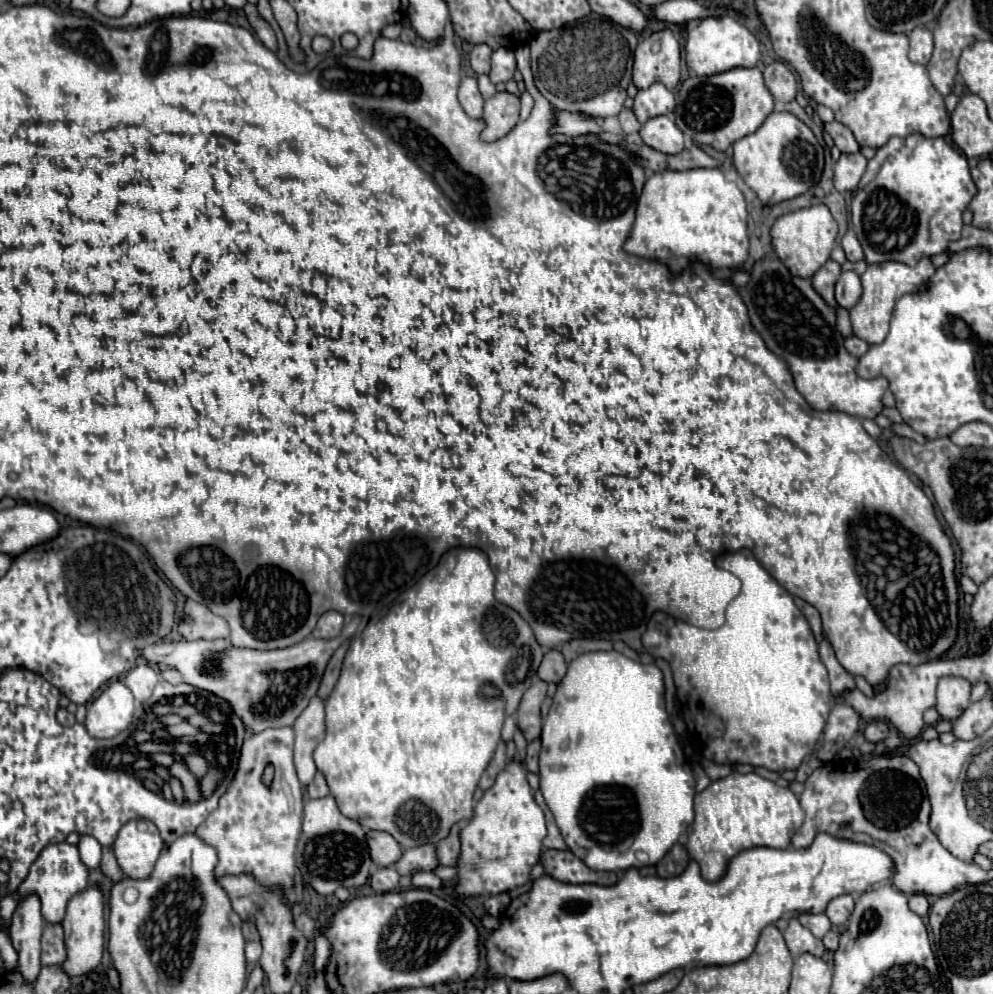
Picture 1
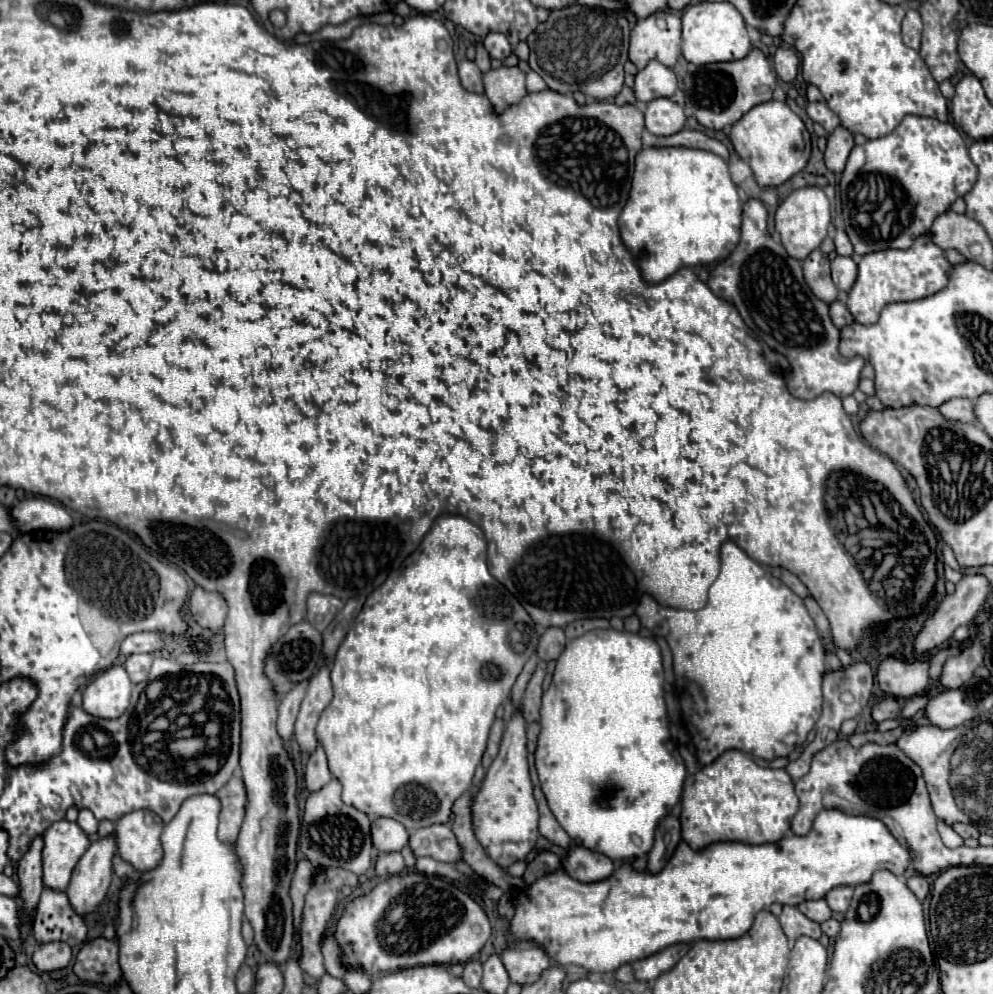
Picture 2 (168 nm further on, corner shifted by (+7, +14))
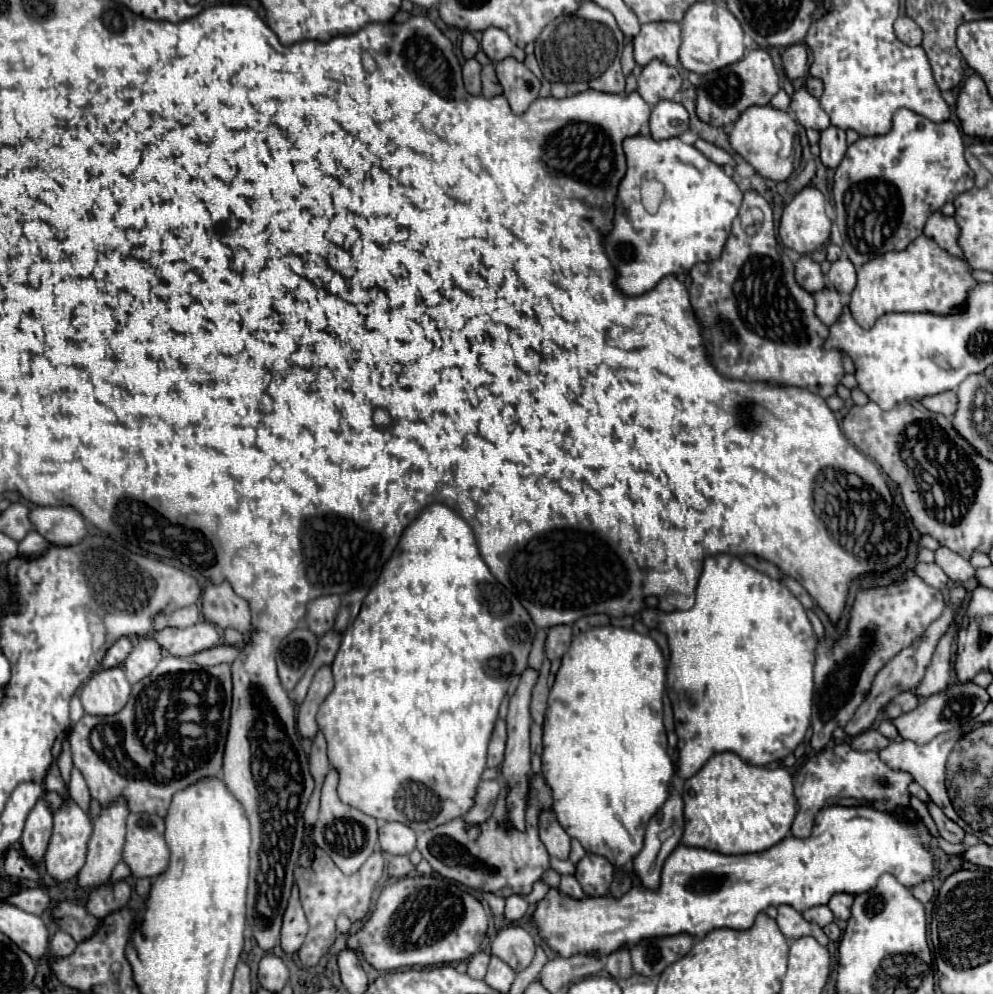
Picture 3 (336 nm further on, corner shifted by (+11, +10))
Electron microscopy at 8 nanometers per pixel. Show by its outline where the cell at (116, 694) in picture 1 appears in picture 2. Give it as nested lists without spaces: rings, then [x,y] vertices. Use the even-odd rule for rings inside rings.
[[[123,666],[97,674],[83,690],[83,710],[97,718],[119,718],[131,700],[133,684]]]

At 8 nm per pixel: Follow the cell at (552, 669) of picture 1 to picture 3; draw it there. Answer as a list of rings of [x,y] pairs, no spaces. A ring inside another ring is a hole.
[[[553,626],[547,632],[545,640],[545,654],[549,660],[561,658],[571,644],[571,628],[569,626]]]

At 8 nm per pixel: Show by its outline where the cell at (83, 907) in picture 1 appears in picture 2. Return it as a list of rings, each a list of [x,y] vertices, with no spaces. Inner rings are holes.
[[[115,834],[97,838],[81,856],[73,870],[67,896],[73,908],[85,916],[93,912],[105,898],[113,878],[113,856],[117,852]]]

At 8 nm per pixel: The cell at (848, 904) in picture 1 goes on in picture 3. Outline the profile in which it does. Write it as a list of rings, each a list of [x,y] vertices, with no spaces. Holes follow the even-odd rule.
[[[835,894],[831,900],[829,900],[829,908],[831,912],[835,914],[835,918],[839,920],[847,920],[849,918],[849,912],[851,912],[851,904],[853,904],[853,896],[851,894]]]

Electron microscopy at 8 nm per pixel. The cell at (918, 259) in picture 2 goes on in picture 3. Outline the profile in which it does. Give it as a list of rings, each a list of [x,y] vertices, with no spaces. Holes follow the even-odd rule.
[[[927,236],[915,238],[901,252],[885,252],[857,270],[857,286],[849,310],[861,328],[871,328],[887,312],[955,312],[965,302],[965,292],[977,284],[961,258],[949,256]]]

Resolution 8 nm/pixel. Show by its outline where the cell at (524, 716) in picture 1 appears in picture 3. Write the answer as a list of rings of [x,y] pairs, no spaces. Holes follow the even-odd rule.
[[[547,664],[539,670],[539,678],[537,684],[533,688],[531,694],[531,718],[535,724],[543,724],[543,714],[545,714],[545,706],[547,706],[547,696],[549,696],[549,688],[547,688]]]

